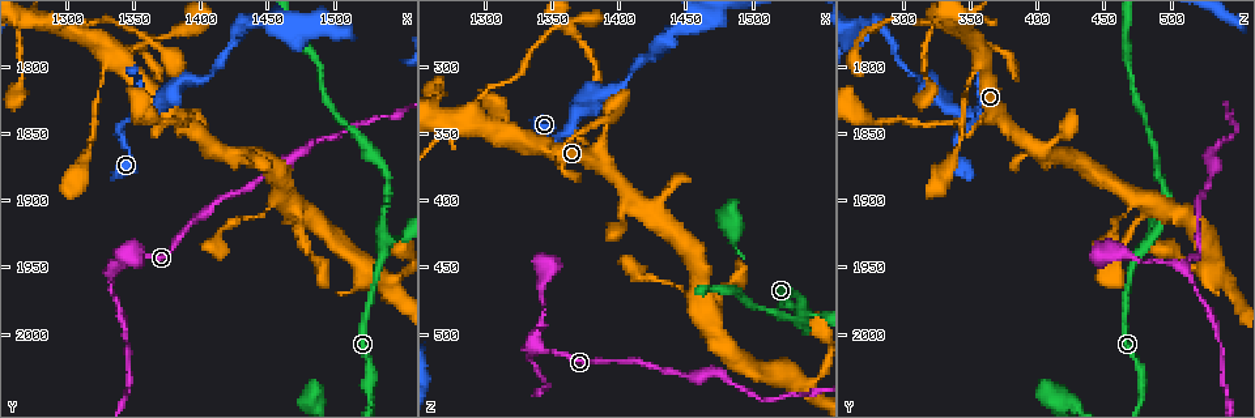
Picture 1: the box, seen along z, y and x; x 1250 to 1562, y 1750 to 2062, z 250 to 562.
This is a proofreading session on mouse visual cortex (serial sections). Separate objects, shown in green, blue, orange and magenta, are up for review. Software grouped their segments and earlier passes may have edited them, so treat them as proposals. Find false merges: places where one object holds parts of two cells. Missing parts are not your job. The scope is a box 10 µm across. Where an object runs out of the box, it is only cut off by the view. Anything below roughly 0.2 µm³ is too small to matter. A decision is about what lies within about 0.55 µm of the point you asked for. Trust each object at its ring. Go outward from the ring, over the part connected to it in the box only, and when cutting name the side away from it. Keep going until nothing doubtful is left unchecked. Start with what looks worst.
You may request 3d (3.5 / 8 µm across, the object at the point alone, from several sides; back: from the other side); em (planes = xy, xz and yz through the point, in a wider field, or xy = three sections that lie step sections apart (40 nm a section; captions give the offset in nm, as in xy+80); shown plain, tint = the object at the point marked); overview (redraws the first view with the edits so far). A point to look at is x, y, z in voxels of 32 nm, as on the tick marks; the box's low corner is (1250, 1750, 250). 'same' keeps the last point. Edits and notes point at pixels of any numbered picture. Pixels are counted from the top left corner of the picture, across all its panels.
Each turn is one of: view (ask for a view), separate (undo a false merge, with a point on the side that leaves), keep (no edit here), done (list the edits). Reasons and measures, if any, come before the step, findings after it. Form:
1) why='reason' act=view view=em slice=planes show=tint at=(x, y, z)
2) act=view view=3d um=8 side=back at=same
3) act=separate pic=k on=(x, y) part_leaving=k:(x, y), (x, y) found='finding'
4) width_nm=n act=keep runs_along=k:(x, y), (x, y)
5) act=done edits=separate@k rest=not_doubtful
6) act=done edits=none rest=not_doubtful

why='a narrow waist' act=view view=3d um=8 side=back at=(1354, 1838, 356)

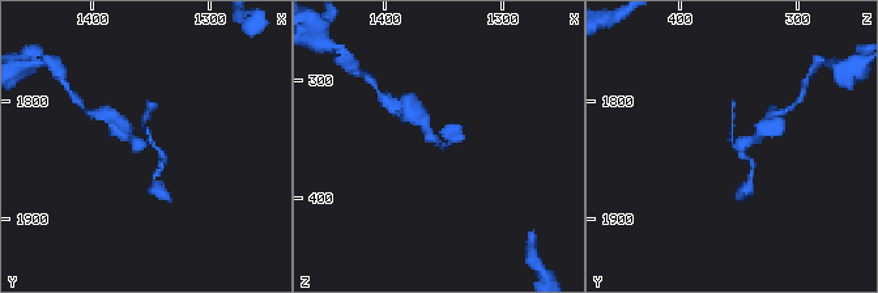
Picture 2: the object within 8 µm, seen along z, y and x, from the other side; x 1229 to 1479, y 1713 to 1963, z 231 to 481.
act=view view=em slice=planes show=tint at=same

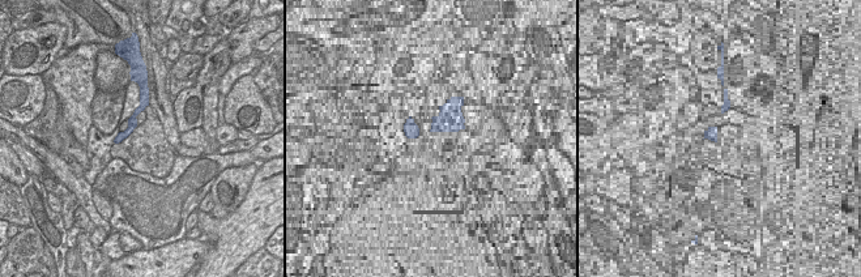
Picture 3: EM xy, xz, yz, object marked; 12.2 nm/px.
act=keep runs_along=3:(144, 97), (131, 127), (118, 139) found='all the same cell'

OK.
why='three-way junction' act=view view=3d um=8 at=(1536, 1934, 480)

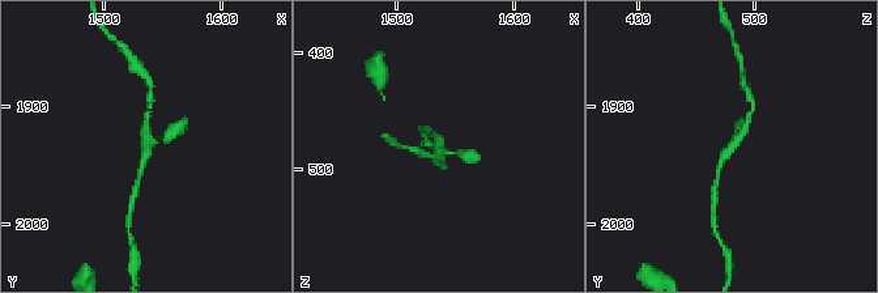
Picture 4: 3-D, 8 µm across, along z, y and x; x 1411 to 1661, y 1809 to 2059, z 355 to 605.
why='zoom in' act=view view=3d um=3.5 at=same

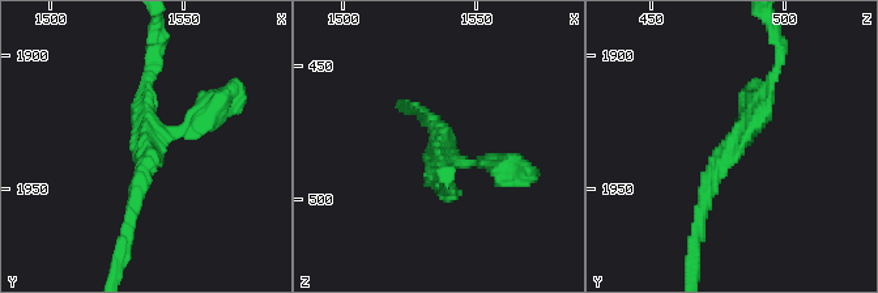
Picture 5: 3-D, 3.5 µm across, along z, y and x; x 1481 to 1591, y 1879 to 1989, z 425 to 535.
arms=3 arm_widths_nm=150,200,200 why='now the EM' act=view view=em slice=xy step=3 show=tint at=(1535, 1933, 480)

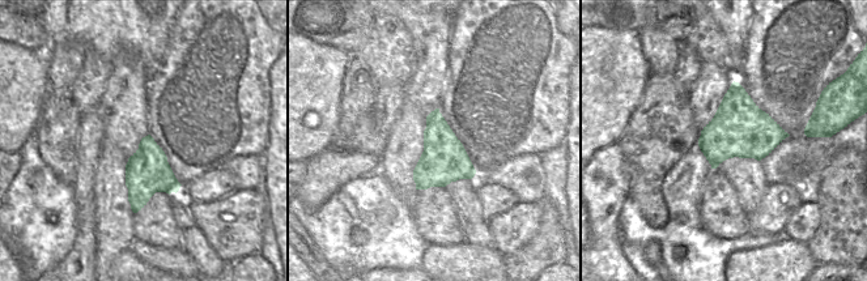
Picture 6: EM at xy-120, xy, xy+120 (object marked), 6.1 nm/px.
width_nm=280 act=keep runs_along=5:(699, 221), (712, 173), (776, 69) found='all the same cell'

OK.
why='abrupt turn' act=view view=3d um=3.5 at=(1338, 1948, 512)

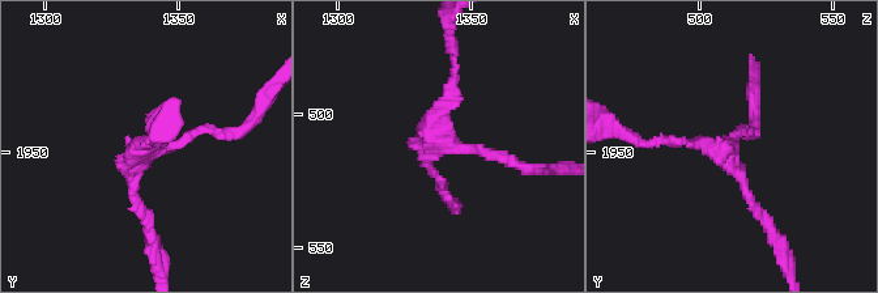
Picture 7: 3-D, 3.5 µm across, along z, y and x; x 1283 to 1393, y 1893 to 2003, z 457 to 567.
why='need the tissue' act=view view=em slice=xy step=2 show=tint at=(1339, 1948, 510)

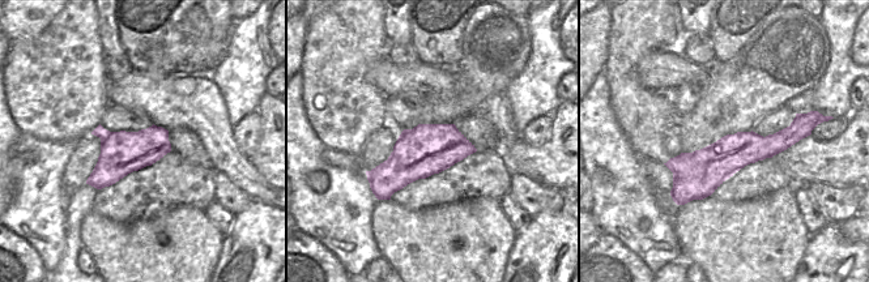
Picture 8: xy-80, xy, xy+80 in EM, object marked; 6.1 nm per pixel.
act=keep runs_along=7:(518, 166), (434, 132), (454, 66) found='continuous, no second cell'

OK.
act=done edits=none rest=not_doubtful

